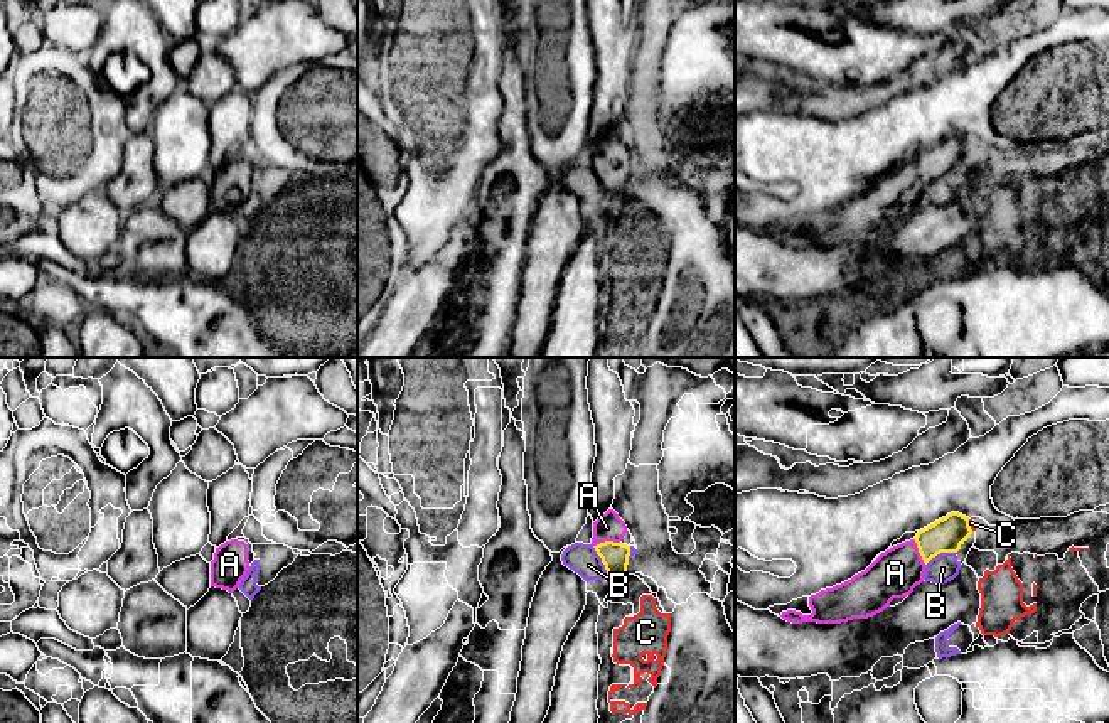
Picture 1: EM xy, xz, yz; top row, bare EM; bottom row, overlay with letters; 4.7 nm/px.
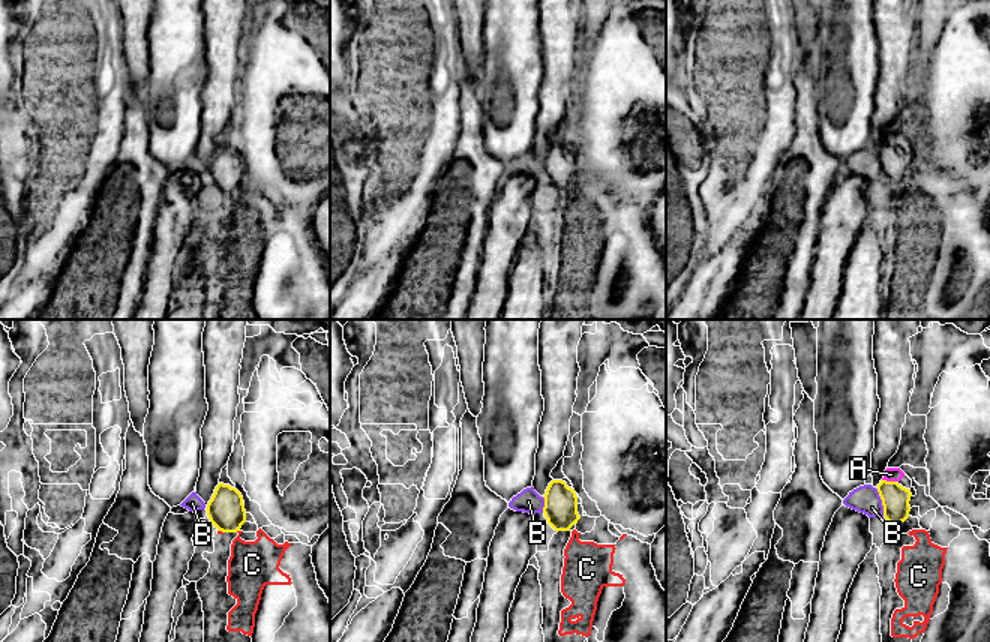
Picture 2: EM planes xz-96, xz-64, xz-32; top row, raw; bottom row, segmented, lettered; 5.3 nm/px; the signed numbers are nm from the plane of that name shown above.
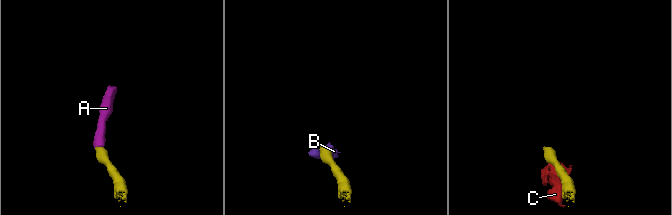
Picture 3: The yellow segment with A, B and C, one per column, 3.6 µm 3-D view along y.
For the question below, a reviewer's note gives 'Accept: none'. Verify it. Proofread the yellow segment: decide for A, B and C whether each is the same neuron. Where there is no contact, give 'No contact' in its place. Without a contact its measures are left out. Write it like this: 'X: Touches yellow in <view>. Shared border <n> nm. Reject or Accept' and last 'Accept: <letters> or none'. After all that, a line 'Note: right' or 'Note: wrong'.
A: Touches yellow in xz. Shared border 130 nm. Accept
B: Touches yellow in xz. Shared border 170 nm. Reject
C: Touches yellow in yz. Shared border 60 nm. Reject
Accept: A
Note: wrong

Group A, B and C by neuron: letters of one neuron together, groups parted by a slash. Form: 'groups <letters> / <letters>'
groups A / B C

